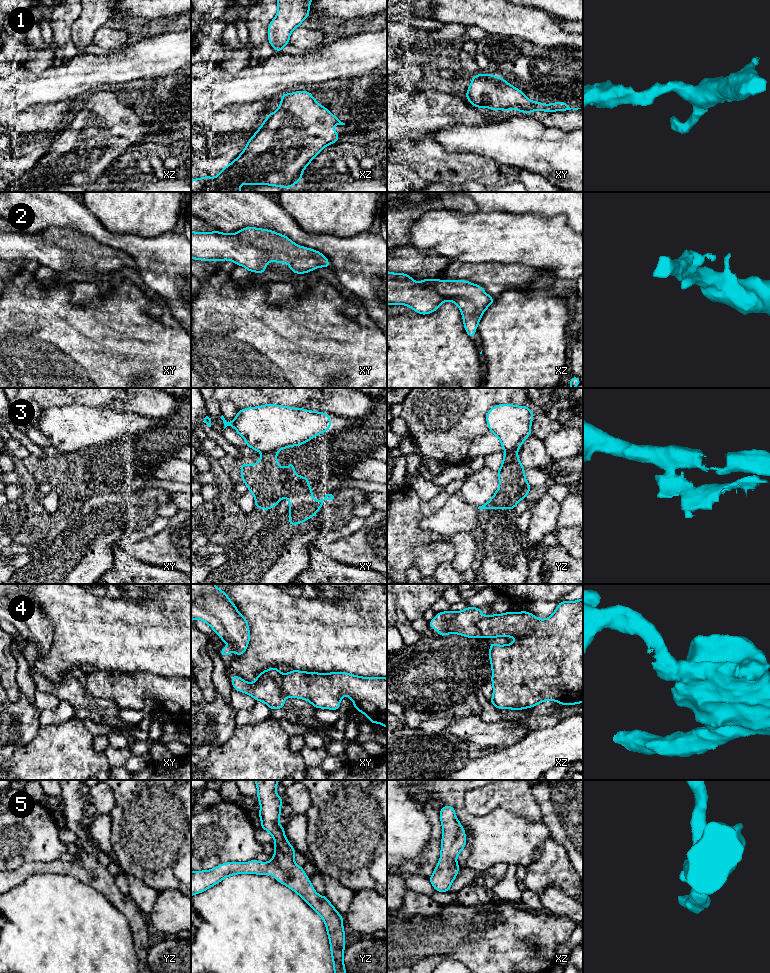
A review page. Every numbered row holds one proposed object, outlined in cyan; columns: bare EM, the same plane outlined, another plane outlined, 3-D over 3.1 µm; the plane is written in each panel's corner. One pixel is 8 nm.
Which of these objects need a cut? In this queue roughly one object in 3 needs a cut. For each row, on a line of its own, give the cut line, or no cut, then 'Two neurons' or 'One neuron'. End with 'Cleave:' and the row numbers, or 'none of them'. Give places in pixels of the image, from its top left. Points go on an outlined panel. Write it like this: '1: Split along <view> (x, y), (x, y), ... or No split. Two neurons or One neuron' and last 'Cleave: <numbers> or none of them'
1: No split. One neuron
2: No split. One neuron
3: Split along xy (276, 450), (263, 453). Two neurons
4: Split along xy (282, 674), (282, 691), (285, 696). Two neurons
5: No split. One neuron
Cleave: 3, 4

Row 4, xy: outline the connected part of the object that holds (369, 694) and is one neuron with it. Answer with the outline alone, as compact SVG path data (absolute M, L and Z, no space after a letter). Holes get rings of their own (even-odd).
M292 670L283 674L282 688L285 697L309 701L317 709L338 710L341 699L347 695L354 703L354 708L365 714L370 723L379 723L387 728L387 678L361 677L346 672L321 674Z

